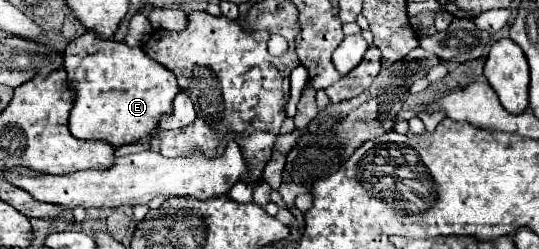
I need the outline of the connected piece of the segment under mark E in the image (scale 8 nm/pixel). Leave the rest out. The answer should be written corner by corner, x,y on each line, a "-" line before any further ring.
87,31
85,35
69,41
65,53
63,53
63,65
65,65
65,71
67,71
67,81
69,81
69,87
71,91
75,93
73,97
73,109
71,109
71,115
69,115
69,129
73,133
73,137
79,137
79,139
103,139
107,141
109,145
113,147
119,147
119,145
127,145
127,143
133,143
137,139
141,139
143,135
151,135
155,129
157,129
157,123
159,123
159,117
165,115
165,113
171,113
173,111
173,99
175,95
179,93
179,87
177,87
177,79
171,71
167,71
163,65
155,63
153,59
147,59
147,55
139,49
139,47
129,47
125,43
119,43
119,41
113,41
113,39
101,39
99,35
95,35
93,31

